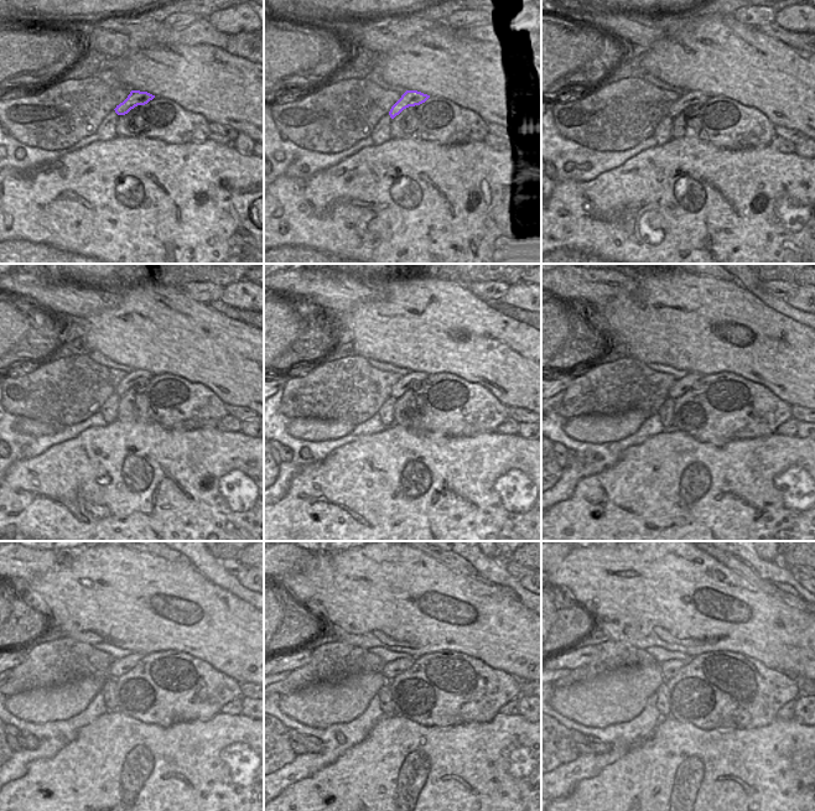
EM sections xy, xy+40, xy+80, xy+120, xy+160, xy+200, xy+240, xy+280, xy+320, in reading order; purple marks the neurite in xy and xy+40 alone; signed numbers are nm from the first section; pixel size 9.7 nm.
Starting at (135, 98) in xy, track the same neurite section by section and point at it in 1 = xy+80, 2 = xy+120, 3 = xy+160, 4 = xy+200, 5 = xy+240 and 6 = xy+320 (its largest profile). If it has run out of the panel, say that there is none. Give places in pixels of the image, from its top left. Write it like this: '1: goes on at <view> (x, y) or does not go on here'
1: goes on at xy+80 (690, 98)
2: goes on at xy+120 (138, 375)
3: goes on at xy+160 (405, 383)
4: goes on at xy+200 (684, 384)
5: goes on at xy+240 (120, 666)
6: goes on at xy+320 (668, 669)

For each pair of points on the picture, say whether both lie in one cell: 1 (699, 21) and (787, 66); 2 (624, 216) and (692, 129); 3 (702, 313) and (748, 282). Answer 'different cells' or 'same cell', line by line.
1: same cell
2: different cells
3: different cells

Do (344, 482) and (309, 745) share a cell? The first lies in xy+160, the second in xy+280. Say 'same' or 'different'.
different

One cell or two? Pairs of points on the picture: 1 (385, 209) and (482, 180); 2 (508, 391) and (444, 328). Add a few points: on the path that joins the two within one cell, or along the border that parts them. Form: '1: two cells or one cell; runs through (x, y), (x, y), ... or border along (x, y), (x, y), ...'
1: one cell; runs through (409, 209), (451, 209), (458, 202)
2: one cell; runs through (492, 375), (460, 343)

